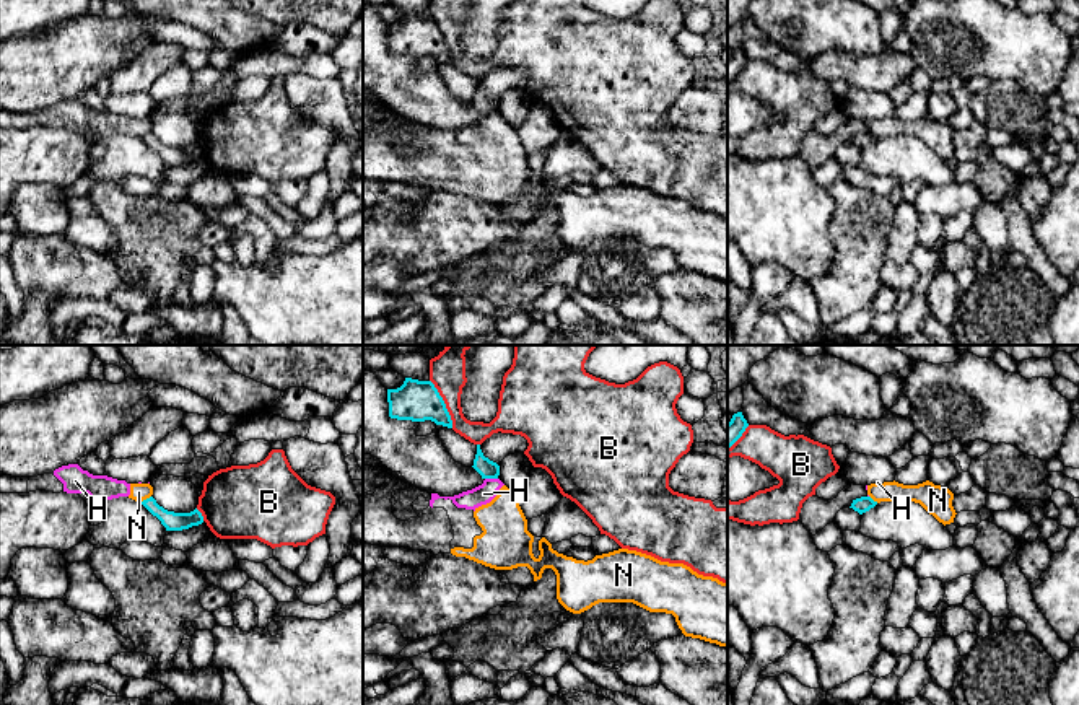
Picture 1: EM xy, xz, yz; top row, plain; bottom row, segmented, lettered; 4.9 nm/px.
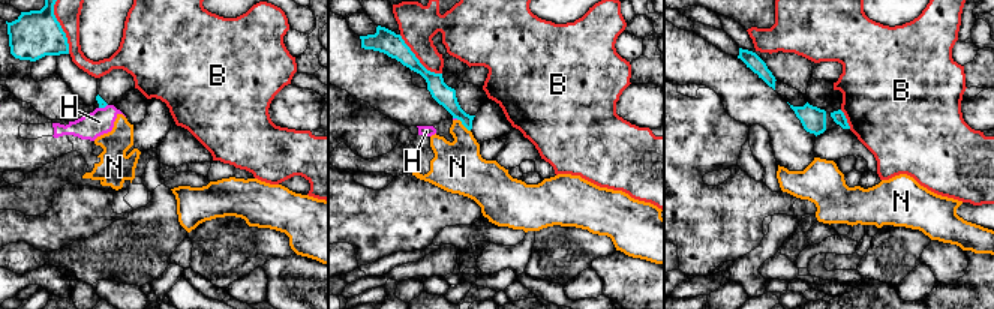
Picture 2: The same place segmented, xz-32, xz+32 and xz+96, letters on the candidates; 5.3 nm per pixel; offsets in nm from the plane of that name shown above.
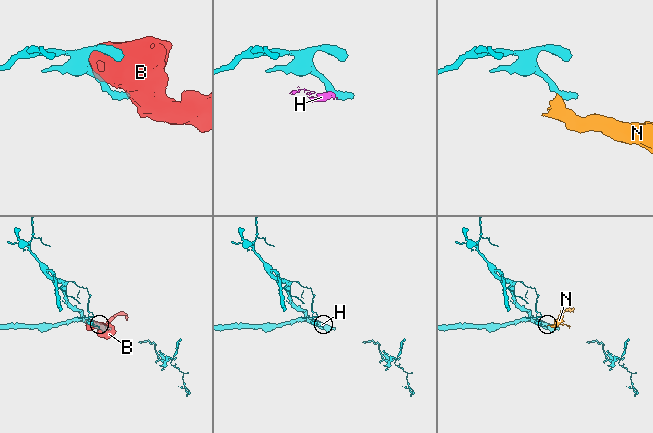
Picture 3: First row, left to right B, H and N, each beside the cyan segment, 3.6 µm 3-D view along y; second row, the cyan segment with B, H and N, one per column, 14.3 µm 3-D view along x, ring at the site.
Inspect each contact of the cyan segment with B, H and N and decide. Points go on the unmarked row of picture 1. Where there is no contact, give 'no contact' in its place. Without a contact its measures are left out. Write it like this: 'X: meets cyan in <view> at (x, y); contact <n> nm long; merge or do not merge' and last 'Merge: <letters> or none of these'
B: meets cyan in xz at (445, 39); contact 260 nm long; do not merge
H: meets cyan in xz at (492, 113); contact 60 nm long; do not merge
N: meets cyan in xy at (147, 134); contact 70 nm long; do not merge
Merge: none of these

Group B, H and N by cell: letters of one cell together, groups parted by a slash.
B / H N

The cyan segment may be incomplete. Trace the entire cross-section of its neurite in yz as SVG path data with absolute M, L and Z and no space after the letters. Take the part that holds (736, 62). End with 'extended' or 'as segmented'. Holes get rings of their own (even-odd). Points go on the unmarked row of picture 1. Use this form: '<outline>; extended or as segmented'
M742 47L732 50L731 57L727 59L727 83L731 83L742 72L747 62L749 59Z; as segmented

